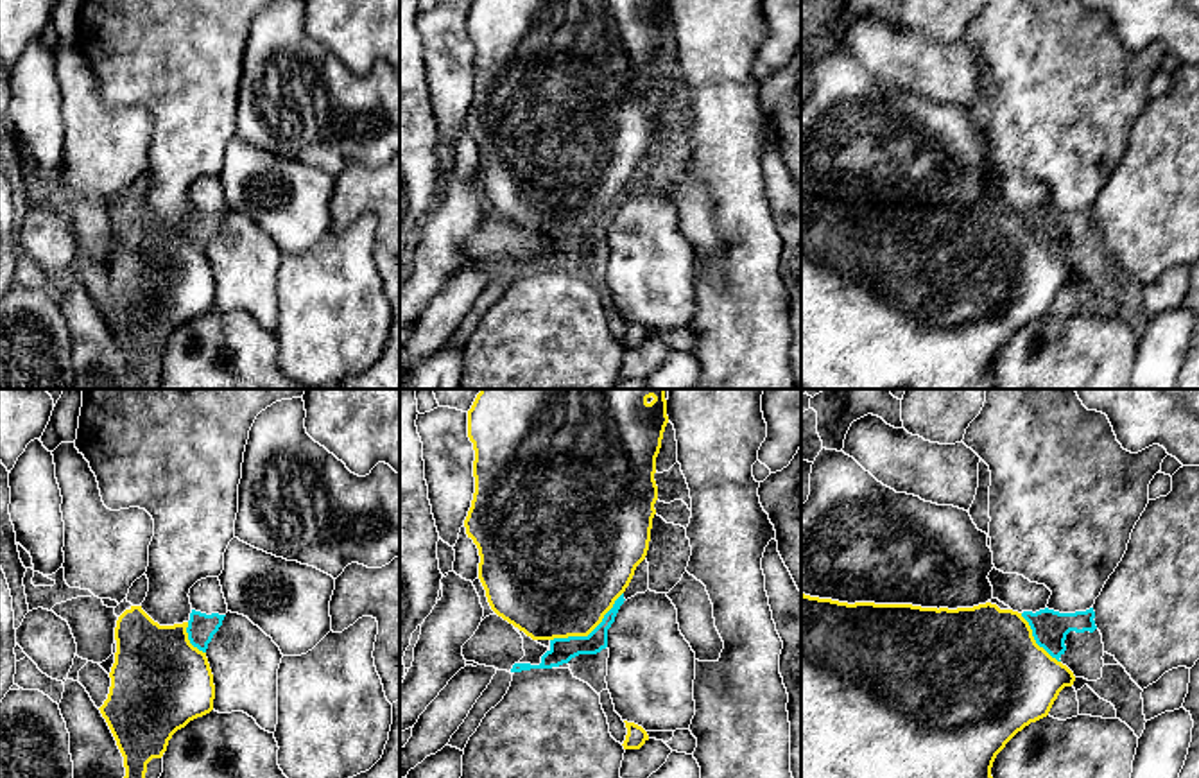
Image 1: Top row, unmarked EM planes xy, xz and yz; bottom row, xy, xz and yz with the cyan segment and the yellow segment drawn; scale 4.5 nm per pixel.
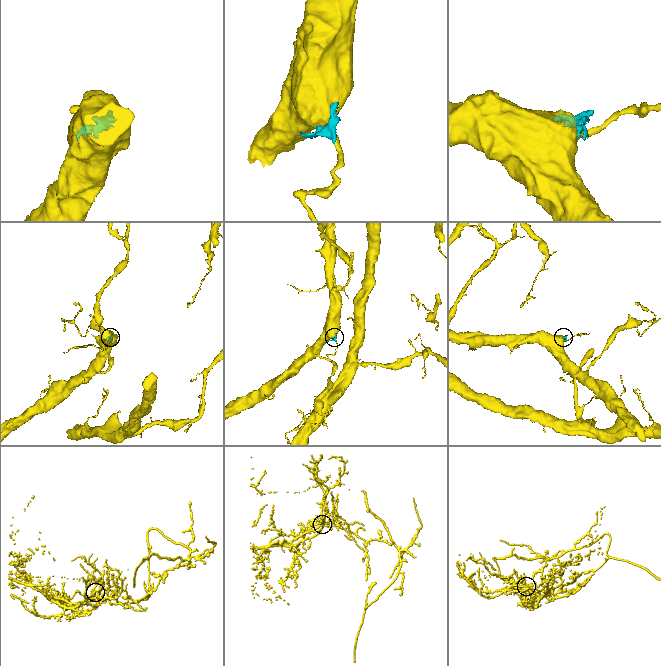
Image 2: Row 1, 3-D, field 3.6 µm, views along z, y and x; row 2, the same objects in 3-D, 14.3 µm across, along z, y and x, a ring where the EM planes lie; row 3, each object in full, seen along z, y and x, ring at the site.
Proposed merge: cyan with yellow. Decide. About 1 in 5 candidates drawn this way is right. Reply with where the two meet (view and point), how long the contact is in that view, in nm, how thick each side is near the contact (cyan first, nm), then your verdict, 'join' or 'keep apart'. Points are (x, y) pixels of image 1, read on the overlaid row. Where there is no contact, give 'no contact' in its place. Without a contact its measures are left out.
xz (592, 631) | 400 nm | 110/460 nm | keep apart

